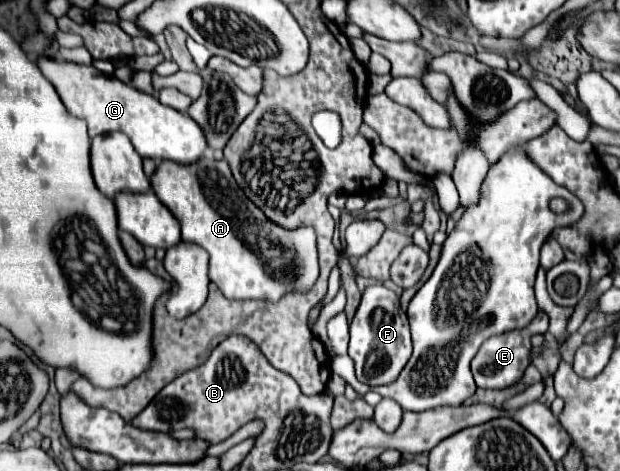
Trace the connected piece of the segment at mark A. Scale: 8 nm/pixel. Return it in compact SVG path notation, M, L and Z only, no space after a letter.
M202 156L192 164L180 162L160 162L154 174L150 176L150 184L154 194L172 210L172 214L180 220L182 240L194 242L202 246L210 254L210 280L218 284L222 294L232 300L246 298L264 298L264 300L280 300L288 290L308 290L312 282L318 278L318 254L316 254L316 234L312 228L284 230L274 222L268 222L264 214L246 198L240 186L234 182L226 160L214 160L212 156Z

